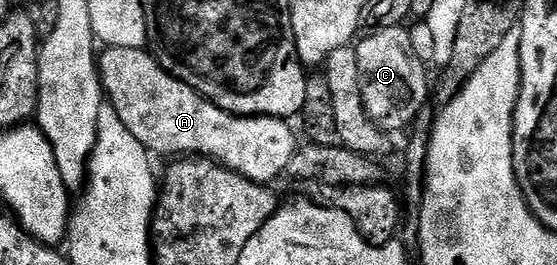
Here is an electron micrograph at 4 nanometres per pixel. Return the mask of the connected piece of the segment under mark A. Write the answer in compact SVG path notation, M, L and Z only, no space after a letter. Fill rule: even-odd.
M105 47L98 56L100 85L104 87L107 103L122 118L126 130L142 142L149 153L168 158L207 158L215 160L239 176L245 176L256 184L271 185L287 173L290 158L294 158L298 139L292 133L287 119L279 116L237 116L235 112L223 112L217 104L212 104L204 96L198 95L190 86L174 78L160 65L151 51L144 48Z

